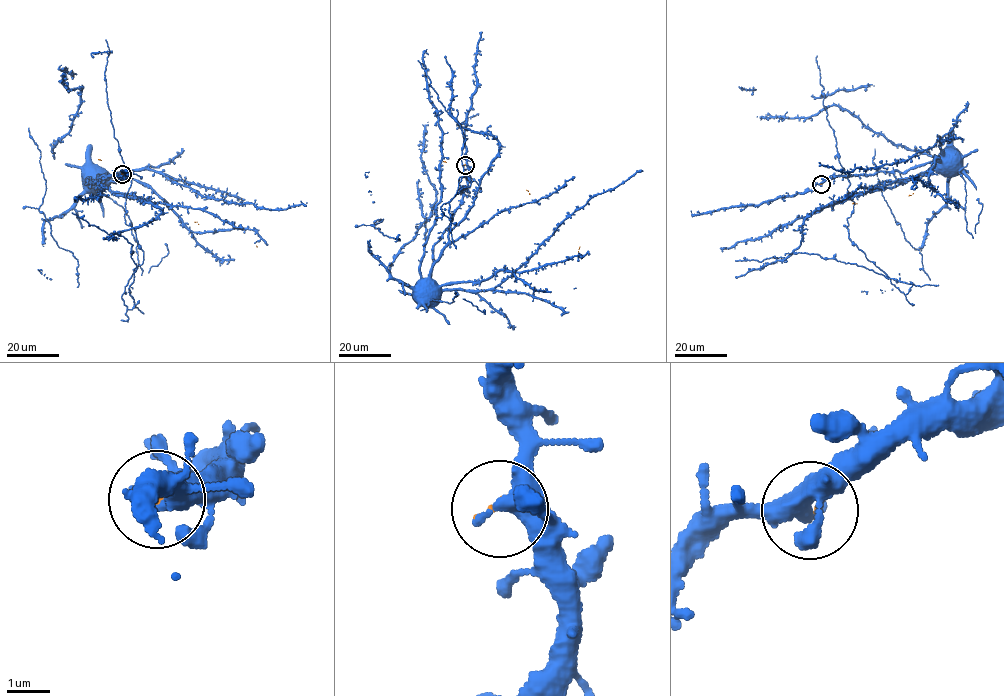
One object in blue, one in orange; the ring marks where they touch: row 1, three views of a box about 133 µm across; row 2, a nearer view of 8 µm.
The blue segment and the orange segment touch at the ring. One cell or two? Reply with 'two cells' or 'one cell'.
two cells

